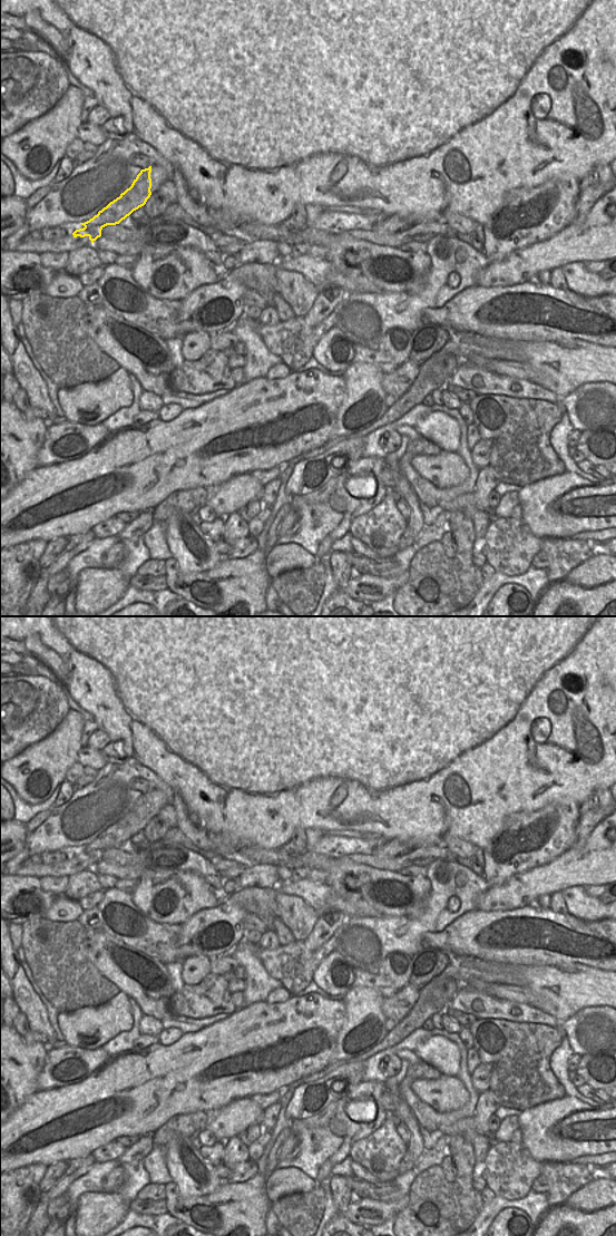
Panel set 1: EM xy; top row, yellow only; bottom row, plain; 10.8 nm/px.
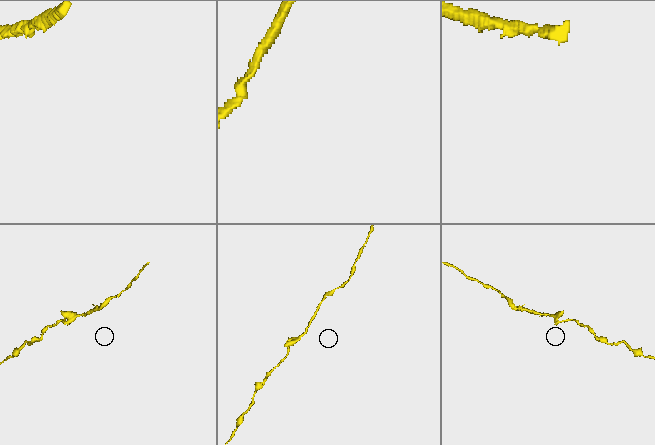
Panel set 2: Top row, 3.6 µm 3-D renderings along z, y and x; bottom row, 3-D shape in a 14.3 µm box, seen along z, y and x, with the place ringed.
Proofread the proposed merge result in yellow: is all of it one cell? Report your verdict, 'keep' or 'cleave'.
cleave

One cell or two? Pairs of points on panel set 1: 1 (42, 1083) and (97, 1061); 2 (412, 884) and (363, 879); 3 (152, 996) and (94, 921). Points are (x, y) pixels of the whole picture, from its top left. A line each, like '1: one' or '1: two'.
1: one
2: one
3: two

